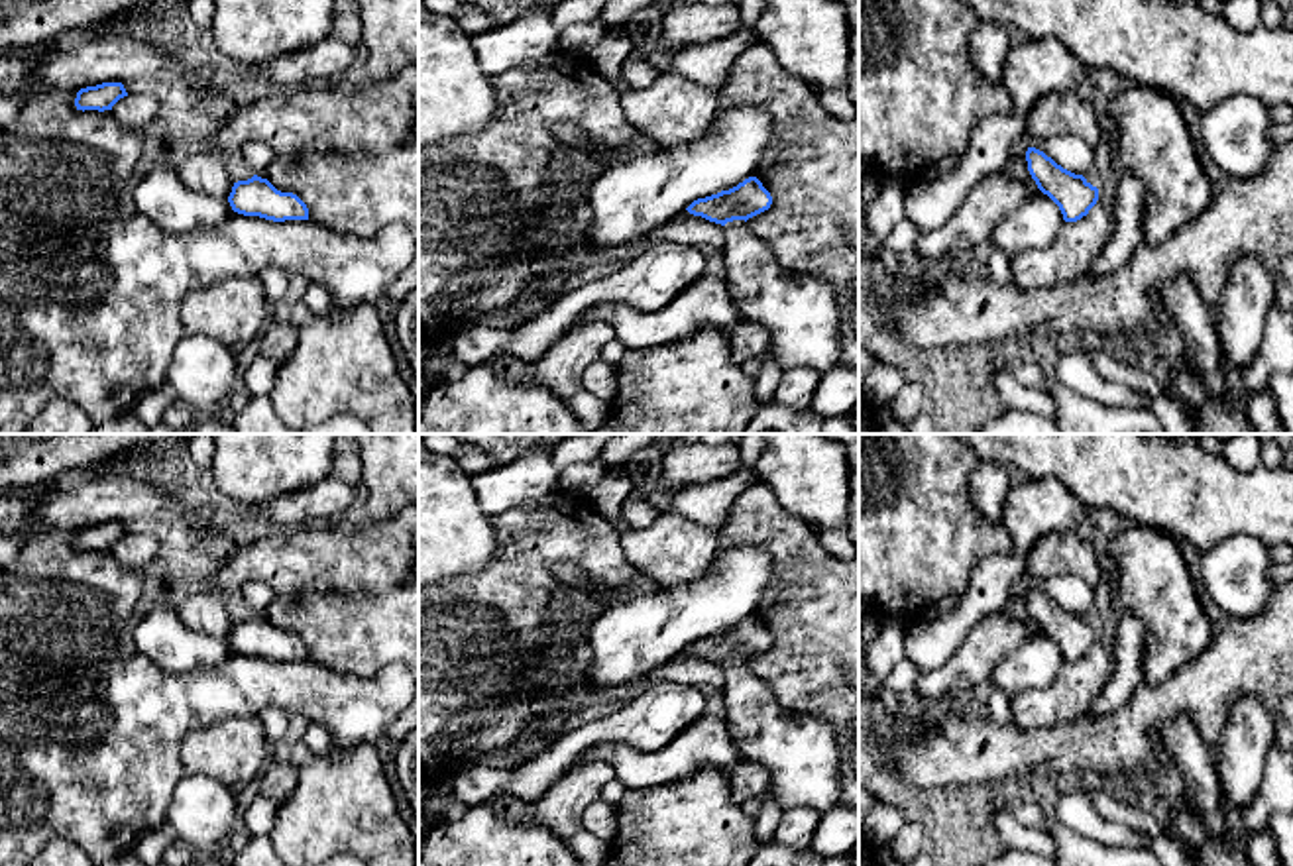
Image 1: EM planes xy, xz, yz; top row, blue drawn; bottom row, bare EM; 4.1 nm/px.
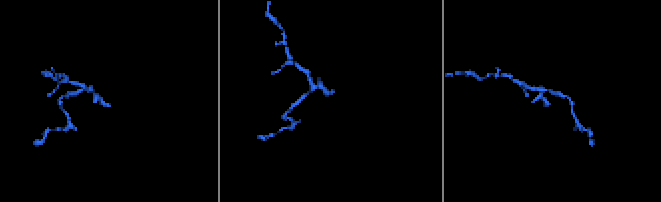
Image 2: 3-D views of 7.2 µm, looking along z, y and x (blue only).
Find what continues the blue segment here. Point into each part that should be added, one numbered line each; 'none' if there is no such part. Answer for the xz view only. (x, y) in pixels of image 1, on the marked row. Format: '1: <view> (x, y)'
1: xz (800, 313)

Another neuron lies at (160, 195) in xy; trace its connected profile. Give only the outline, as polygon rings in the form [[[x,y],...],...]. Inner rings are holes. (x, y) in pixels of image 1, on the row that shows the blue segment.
[[[157,167],[132,185],[138,212],[169,234],[216,228],[234,214],[228,200],[189,189],[175,169]]]

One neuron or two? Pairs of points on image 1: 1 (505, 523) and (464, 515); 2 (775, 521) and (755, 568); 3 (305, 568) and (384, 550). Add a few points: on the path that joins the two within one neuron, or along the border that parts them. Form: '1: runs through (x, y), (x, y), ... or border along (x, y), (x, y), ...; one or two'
1: border along (492, 517), (496, 556), (486, 566); two
2: border along (718, 554), (757, 544), (769, 556), (763, 595); two
3: runs through (325, 558), (364, 556); one

